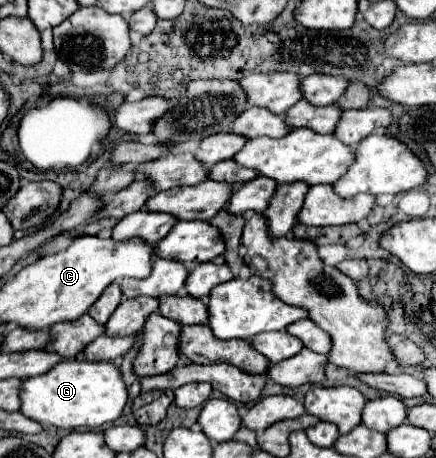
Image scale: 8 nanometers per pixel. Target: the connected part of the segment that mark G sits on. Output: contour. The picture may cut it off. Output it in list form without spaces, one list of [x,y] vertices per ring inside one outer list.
[[[63,360],[41,376],[27,378],[19,390],[21,412],[41,426],[55,428],[97,428],[121,416],[127,402],[127,388],[121,372],[111,362]]]

